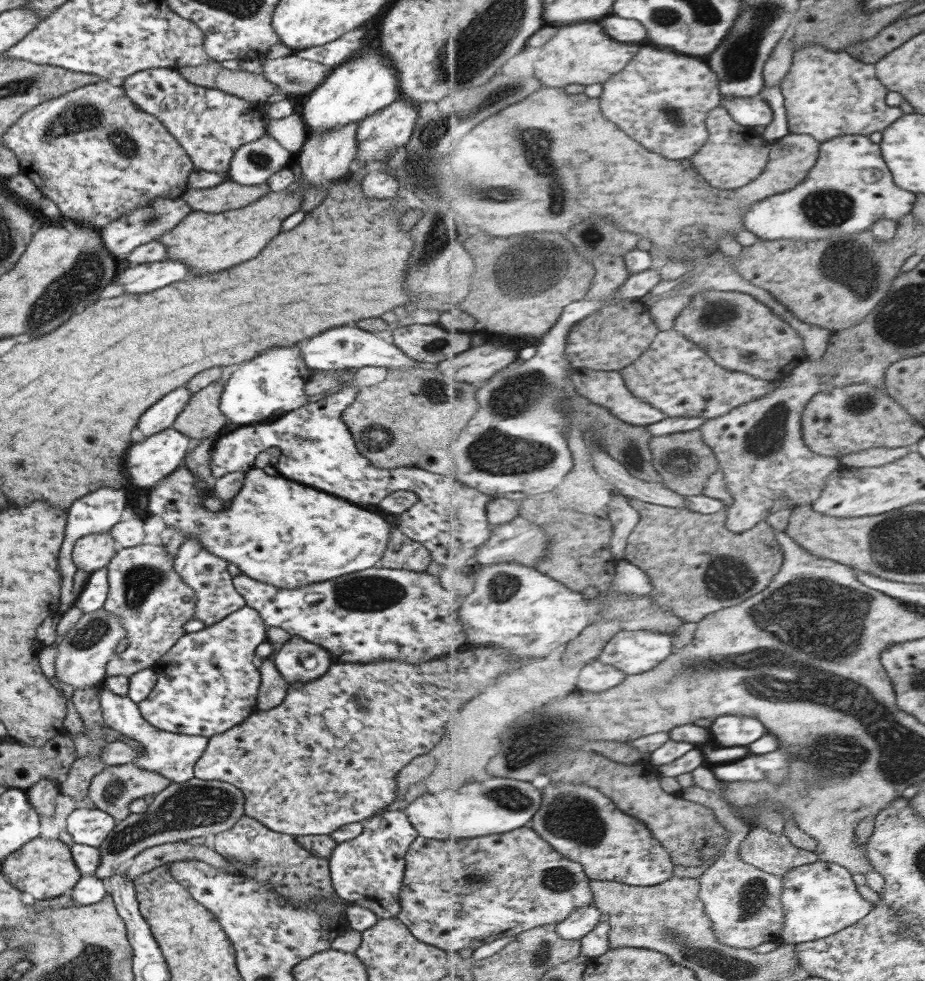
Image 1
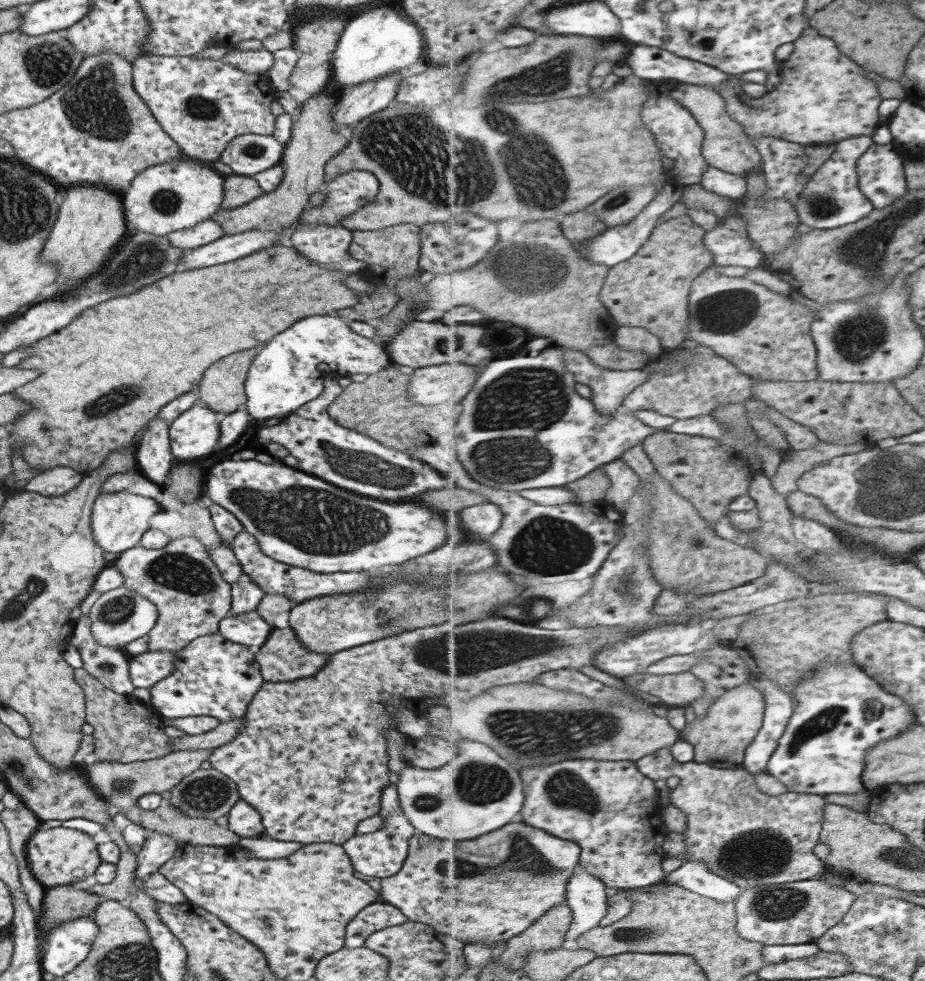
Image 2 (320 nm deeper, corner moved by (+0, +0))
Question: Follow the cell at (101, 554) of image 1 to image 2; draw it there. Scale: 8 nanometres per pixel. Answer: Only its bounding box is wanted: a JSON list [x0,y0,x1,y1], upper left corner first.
[90,489,158,556]

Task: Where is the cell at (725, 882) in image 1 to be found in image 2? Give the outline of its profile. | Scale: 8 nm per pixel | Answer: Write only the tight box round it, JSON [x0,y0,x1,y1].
[736,878,857,945]

